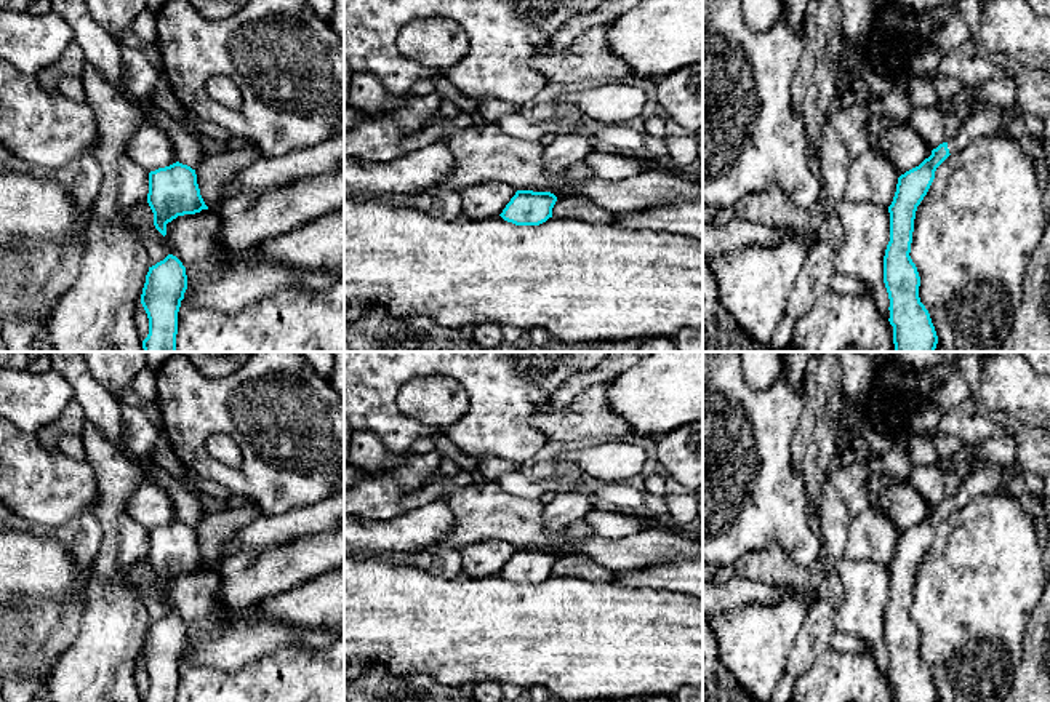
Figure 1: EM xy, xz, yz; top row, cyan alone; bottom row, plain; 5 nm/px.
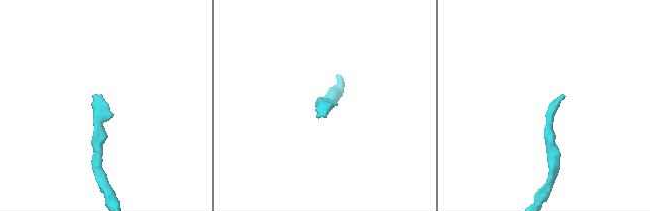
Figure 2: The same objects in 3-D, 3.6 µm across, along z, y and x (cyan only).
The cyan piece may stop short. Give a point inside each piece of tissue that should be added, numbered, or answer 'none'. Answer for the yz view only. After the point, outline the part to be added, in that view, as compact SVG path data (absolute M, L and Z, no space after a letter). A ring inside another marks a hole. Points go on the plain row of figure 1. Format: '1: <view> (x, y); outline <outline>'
1: yz (993, 478); outline M994 462L986 467L975 469L968 477L965 477L960 491L946 499L949 512L952 513L960 510L973 499L981 499L988 494L1007 493L1007 477L1020 469L1021 467L1018 464L1002 467Z

